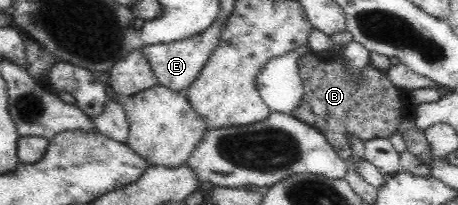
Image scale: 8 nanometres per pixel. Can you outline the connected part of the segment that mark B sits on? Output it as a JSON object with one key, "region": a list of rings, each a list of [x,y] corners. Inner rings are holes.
{"region":[[[303,55],[298,59],[297,62],[298,72],[303,84],[303,93],[304,96],[302,97],[302,102],[293,110],[293,116],[296,117],[298,120],[301,120],[302,122],[305,122],[306,124],[309,124],[311,127],[314,127],[315,129],[318,129],[324,137],[326,137],[326,141],[332,145],[332,148],[334,151],[336,151],[336,154],[343,160],[346,161],[350,156],[353,154],[351,151],[350,145],[348,144],[348,139],[346,139],[346,134],[353,134],[353,136],[357,136],[358,138],[361,138],[361,140],[372,140],[372,138],[388,138],[394,130],[399,130],[400,134],[403,134],[406,150],[409,150],[422,162],[422,164],[430,164],[430,147],[428,147],[428,143],[426,143],[426,137],[424,137],[424,130],[419,131],[414,127],[414,121],[412,121],[412,114],[409,114],[407,112],[407,104],[406,104],[406,114],[402,114],[402,98],[403,98],[403,90],[399,89],[397,86],[394,86],[393,83],[390,82],[390,79],[387,77],[387,71],[386,69],[381,69],[377,67],[372,67],[371,65],[368,65],[363,72],[363,79],[358,83],[354,83],[352,79],[350,79],[350,75],[348,75],[348,71],[346,71],[346,66],[344,66],[344,63],[340,63],[340,61],[335,60],[334,58],[327,58],[327,59],[314,59],[312,55]]]}

